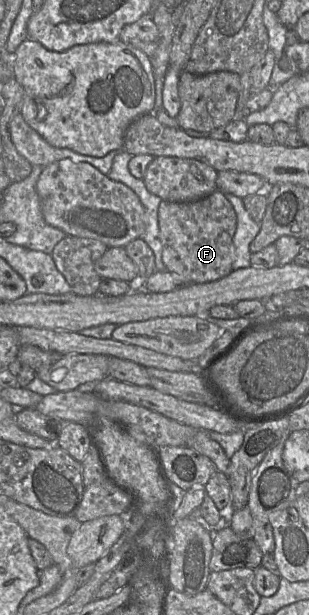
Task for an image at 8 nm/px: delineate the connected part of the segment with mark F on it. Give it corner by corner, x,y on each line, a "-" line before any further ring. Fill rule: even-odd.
216,190
189,202
162,200
158,207
159,238
165,269
190,283
218,280
233,271
237,217
226,194

